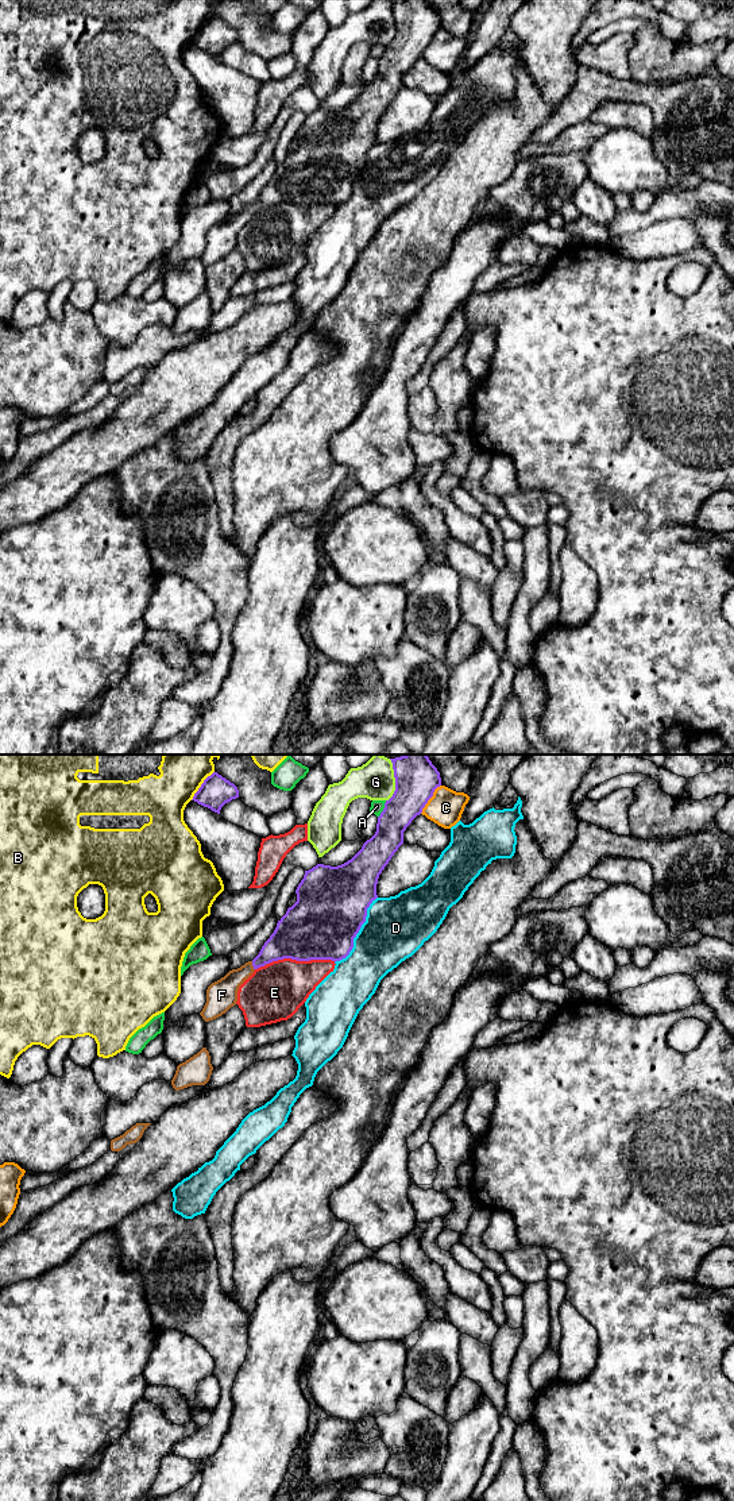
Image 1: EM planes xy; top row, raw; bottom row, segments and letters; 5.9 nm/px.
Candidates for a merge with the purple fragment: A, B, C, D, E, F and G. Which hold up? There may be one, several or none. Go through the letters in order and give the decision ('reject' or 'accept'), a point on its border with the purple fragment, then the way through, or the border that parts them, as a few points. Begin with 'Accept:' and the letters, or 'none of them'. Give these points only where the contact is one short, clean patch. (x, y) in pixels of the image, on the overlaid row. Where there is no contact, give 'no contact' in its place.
Accept: F
A: reject; contact xy (383, 809)
B: reject; contact xy (201, 786)
C: reject; contact xy (429, 798)
D: reject; contact xy (358, 932)
E: reject; contact xy (301, 960)
F: accept; contact xy (252, 965); way xy (286, 941), (252, 965), (223, 994)
G: reject; contact xy (396, 780)

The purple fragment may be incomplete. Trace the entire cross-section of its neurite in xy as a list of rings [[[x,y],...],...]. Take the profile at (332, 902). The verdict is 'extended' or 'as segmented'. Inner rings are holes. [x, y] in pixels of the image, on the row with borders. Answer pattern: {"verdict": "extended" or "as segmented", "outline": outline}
{"verdict": "extended", "outline": [[[405,755],[390,760],[394,769],[395,791],[386,800],[385,809],[378,817],[375,834],[347,863],[337,867],[317,864],[305,871],[304,879],[295,890],[297,902],[278,921],[274,933],[264,942],[259,954],[208,987],[206,1003],[200,1012],[205,1022],[221,1016],[233,1007],[237,1002],[239,987],[260,966],[283,958],[297,961],[332,960],[336,962],[349,954],[354,938],[366,922],[367,908],[378,898],[379,875],[403,844],[406,827],[422,813],[434,790],[441,786],[440,772],[426,755]]]}

